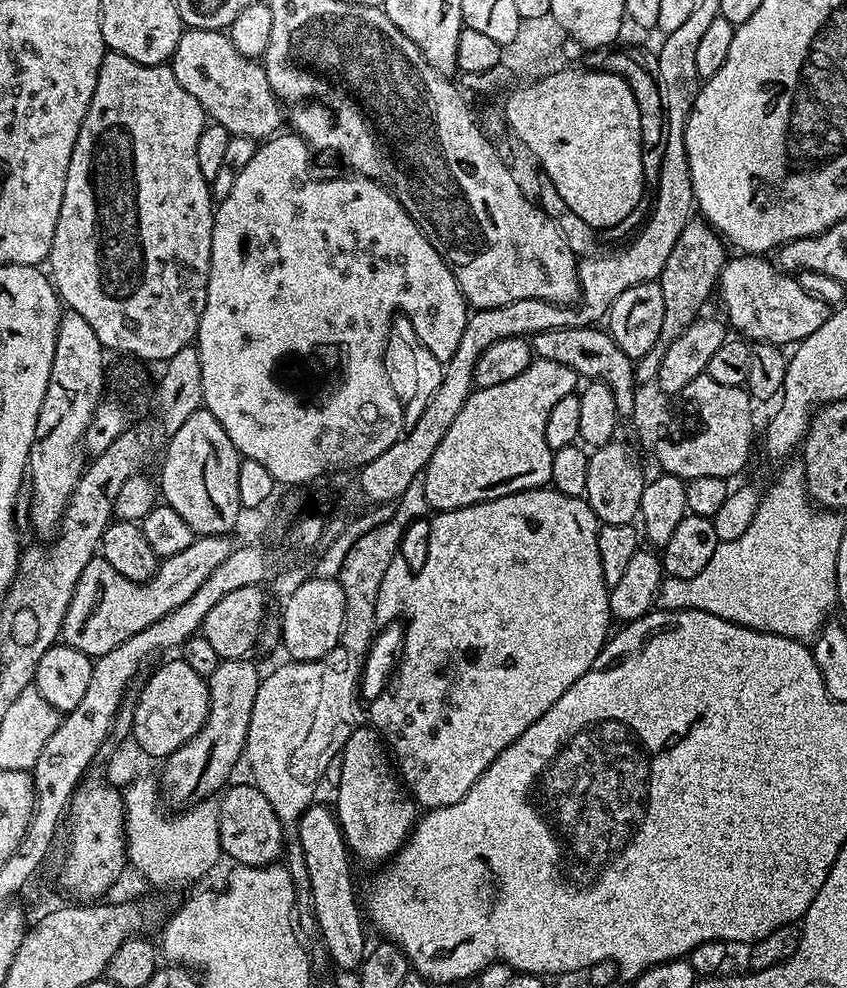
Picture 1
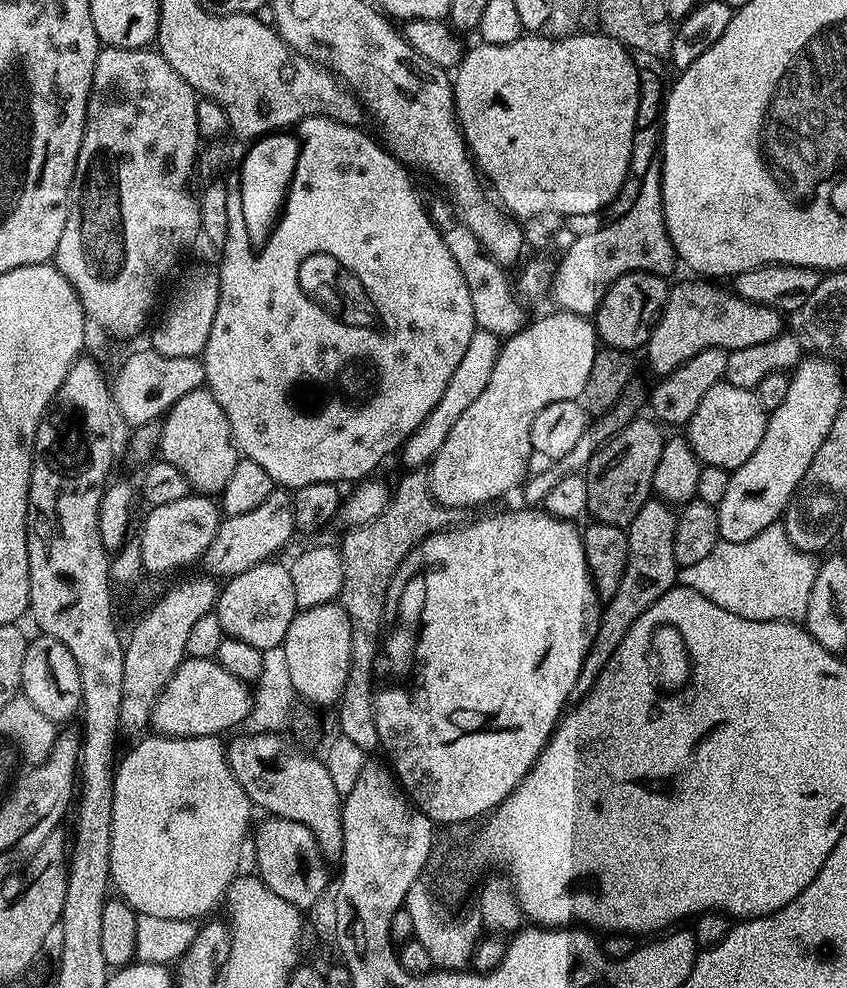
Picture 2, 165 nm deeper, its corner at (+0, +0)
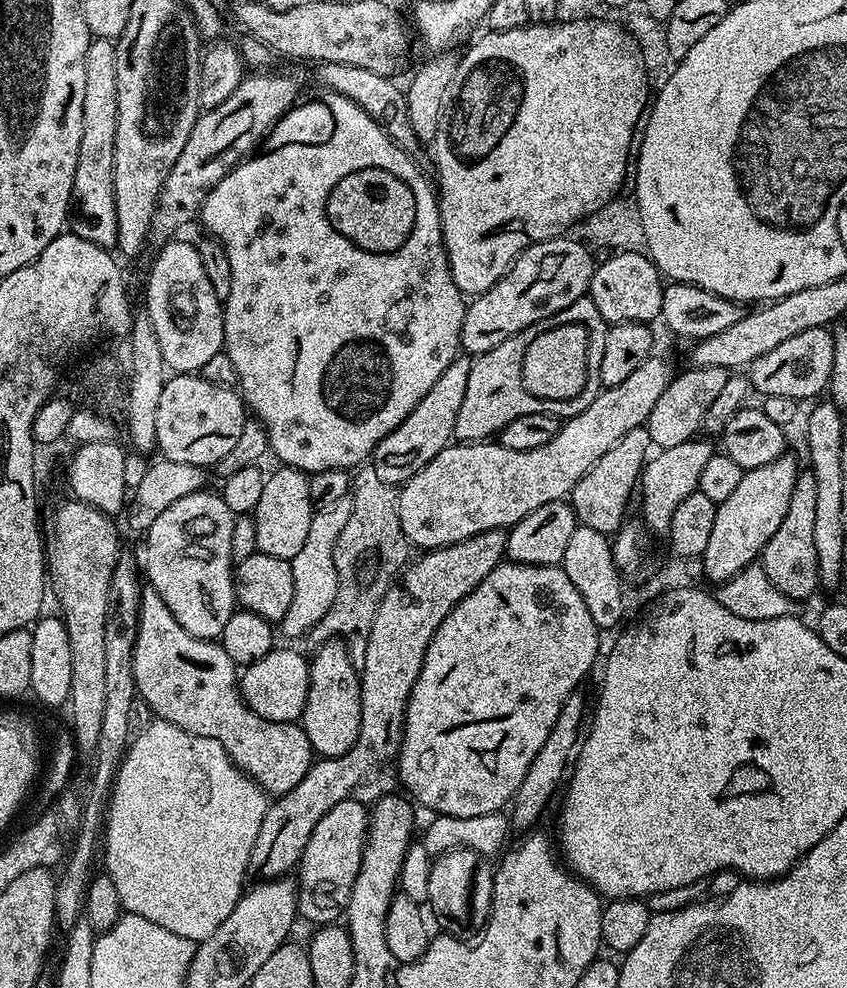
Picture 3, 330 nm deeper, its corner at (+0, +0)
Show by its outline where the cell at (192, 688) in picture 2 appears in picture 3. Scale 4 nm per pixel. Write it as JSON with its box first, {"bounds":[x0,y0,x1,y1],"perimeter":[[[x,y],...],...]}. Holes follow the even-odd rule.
{"bounds":[239,647,310,724],"perimeter":[[[273,647],[272,651],[266,654],[266,658],[258,658],[258,662],[247,665],[239,673],[240,697],[250,710],[254,710],[254,714],[270,722],[290,724],[299,721],[304,715],[306,694],[310,686],[308,665],[309,661],[306,656],[304,660],[302,653],[295,652],[292,648]]]}

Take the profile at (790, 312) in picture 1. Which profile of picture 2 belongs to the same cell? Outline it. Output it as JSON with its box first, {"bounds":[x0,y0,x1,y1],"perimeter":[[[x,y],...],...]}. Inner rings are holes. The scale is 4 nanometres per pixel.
{"bounds":[648,278,782,378],"perimeter":[[[704,278],[692,279],[696,280],[671,285],[668,301],[648,335],[648,368],[656,378],[670,375],[704,348],[723,348],[733,352],[742,346],[758,346],[758,342],[781,335],[782,316],[776,309],[746,302],[727,287],[719,288],[716,285],[719,283]]]}

